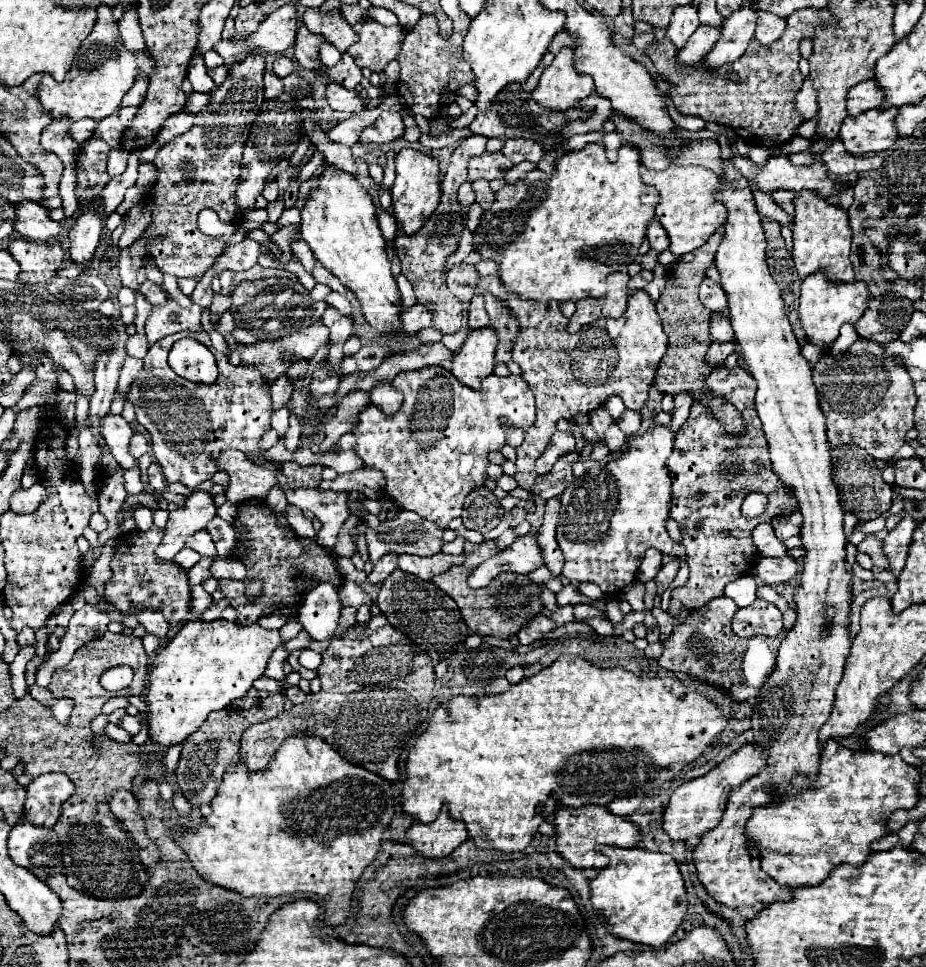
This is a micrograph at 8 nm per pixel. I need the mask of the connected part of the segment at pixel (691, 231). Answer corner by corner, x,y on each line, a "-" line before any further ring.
668,166
662,172
644,170
642,172
642,182
644,184
652,184
658,190
658,194
660,194
660,202
656,206
656,220
668,232
670,252
676,254
676,256
682,256
682,254
688,254
688,252
698,250
726,222
726,206
724,204
718,204
716,202
716,196
714,196
714,190
718,186
718,176
712,170
706,170
702,166

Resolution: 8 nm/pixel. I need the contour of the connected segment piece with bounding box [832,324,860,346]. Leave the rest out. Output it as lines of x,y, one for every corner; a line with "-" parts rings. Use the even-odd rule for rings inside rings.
844,324
842,330
840,330
838,340
836,340
832,346
850,346
850,344
854,344
856,340
860,340
860,336
856,334
854,326
852,326
852,324

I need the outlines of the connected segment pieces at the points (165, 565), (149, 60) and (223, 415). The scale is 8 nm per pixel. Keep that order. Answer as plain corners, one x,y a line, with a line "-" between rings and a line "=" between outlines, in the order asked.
152,528
148,532
138,532
138,534
126,534
118,538
116,554
112,556
110,570
112,578
106,582
106,598
120,608
122,614
130,616
130,608
136,604
146,604
158,608
172,624
182,624
188,620
188,602
190,602
190,586
186,578
186,570
176,566
174,562
160,562
154,556
156,546
164,538
164,530
=
102,4
98,8
98,22
92,34
82,42
70,74
66,74
66,80
62,84
58,84
50,74
42,74
42,80
38,84
38,100
44,112
48,112
52,118
66,116
72,120
102,120
120,108
124,94
134,84
136,72
142,70
150,74
152,68
154,58
150,56
150,52
134,56
124,48
122,38
118,34
118,24
112,22
112,10
=
174,334
174,336
168,336
168,338
162,338
162,342
156,342
156,344
152,344
150,348
148,348
148,354
146,354
146,358
144,358
144,368
138,372
138,378
134,378
134,382
130,384
130,390
128,390
128,400
134,404
134,408
136,408
136,420
138,420
138,424
142,424
146,430
148,430
148,434
152,436
152,448
154,448
154,458
156,458
156,462
162,466
162,472
164,472
164,478
166,478
166,482
182,482
182,484
186,484
188,488
194,488
196,484
200,484
200,482
204,482
206,478
210,478
214,472
216,472
216,462
170,462
170,454
174,456
174,460
176,458
182,458
184,454
188,454
192,448
206,448
206,454
208,456
216,456
216,450
214,450
214,446
218,444
218,430
222,428
222,426
234,426
234,428
230,428
230,430
234,430
234,436
236,436
236,442
234,442
234,446
236,448
226,448
226,449
236,449
245,454
248,458
250,455
254,453
264,453
264,450
260,448
259,443
260,440
266,432
266,430
270,430
270,414
272,414
272,402
270,402
270,392
268,392
268,388
266,388
266,384
262,382
262,376
260,376
260,372
254,368
246,368
246,366
232,366
230,362
228,362
228,358
224,356
224,354
216,354
216,362
218,362
218,380
214,382
214,384
194,384
194,382
188,382
188,380
184,380
184,378
178,378
170,368
168,368
168,362
166,362
166,358
168,358
168,352
170,352
170,346
172,346
172,340
180,340
180,336
184,336
184,334

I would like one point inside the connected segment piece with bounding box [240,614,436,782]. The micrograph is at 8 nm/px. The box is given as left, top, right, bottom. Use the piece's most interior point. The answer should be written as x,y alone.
376,685

